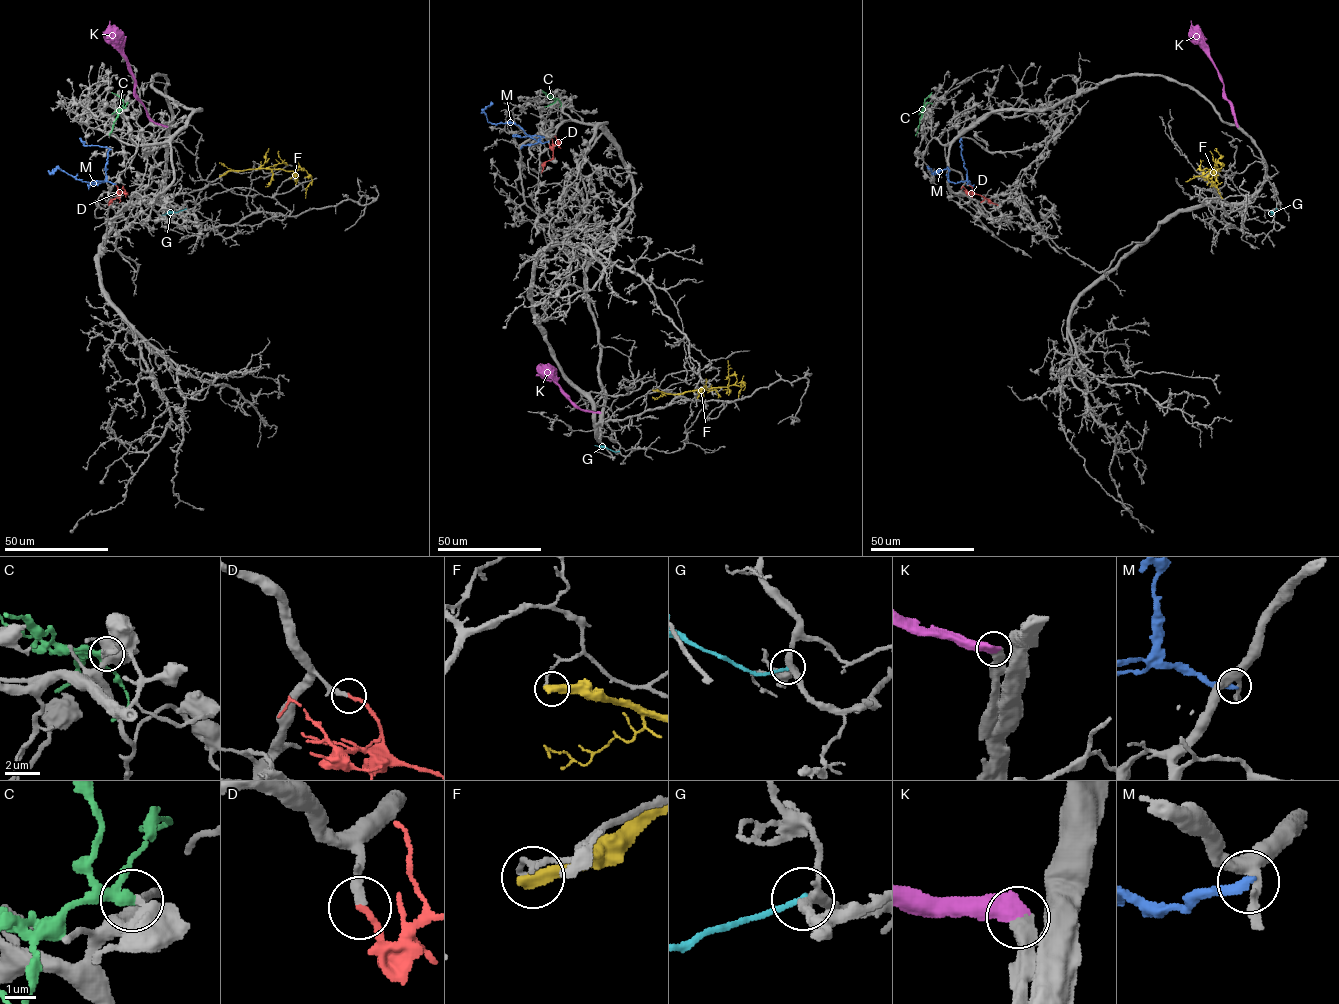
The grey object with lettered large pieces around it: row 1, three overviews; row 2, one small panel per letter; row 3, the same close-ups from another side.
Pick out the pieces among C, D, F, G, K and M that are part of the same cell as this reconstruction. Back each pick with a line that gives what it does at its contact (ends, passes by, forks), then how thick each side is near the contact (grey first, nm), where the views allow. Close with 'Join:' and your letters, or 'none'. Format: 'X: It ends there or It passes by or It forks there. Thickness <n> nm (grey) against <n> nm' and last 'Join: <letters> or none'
D: It ends there. Thickness 240 nm (grey) against 220 nm
K: It ends there. Thickness 480 nm (grey) against 550 nm
Join: D, K

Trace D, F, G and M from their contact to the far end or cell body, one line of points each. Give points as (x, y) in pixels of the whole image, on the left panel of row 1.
D: (116, 186), (120, 196), (108, 205)
F: (220, 176), (230, 171), (254, 168), (304, 169), (312, 181), (305, 188), (305, 198)
G: (185, 209), (162, 214)
M: (115, 184), (104, 180), (85, 182), (58, 167), (50, 173), (58, 165)

